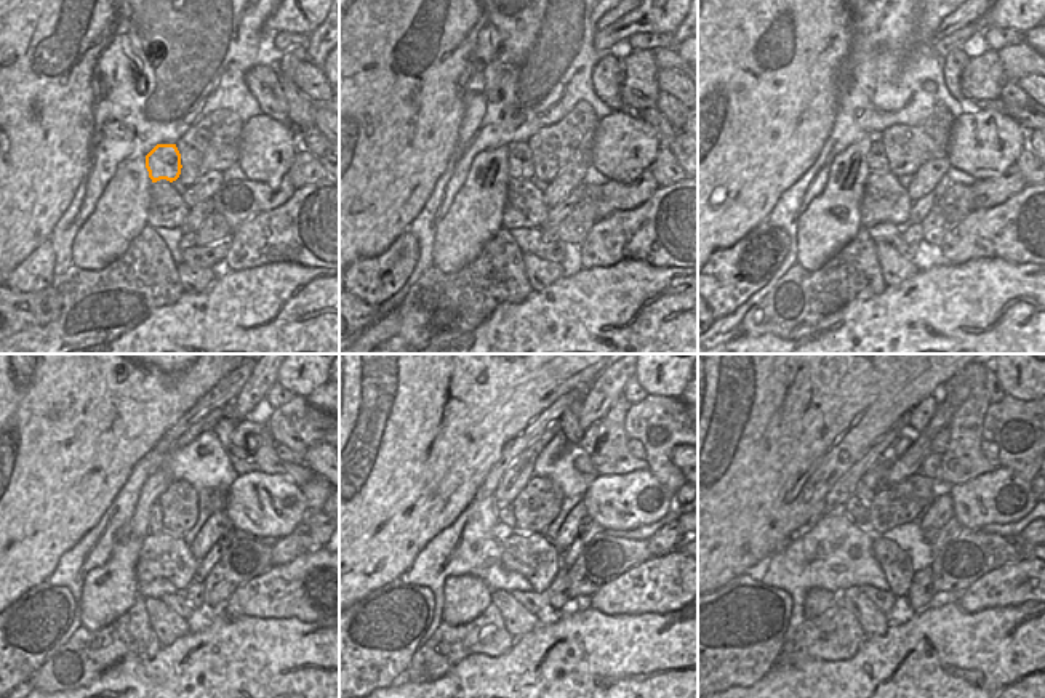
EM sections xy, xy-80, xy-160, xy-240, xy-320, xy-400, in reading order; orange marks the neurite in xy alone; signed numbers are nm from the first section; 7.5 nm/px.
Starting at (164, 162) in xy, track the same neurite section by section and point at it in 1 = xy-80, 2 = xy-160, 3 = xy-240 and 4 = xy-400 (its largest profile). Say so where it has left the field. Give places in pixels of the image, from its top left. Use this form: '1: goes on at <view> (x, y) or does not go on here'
1: goes on at xy-80 (520, 157)
2: goes on at xy-160 (877, 162)
3: goes on at xy-240 (156, 524)
4: goes on at xy-400 (855, 508)

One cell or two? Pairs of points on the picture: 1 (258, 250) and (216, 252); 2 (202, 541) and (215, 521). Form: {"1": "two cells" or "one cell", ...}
{"1": "two cells", "2": "one cell"}

